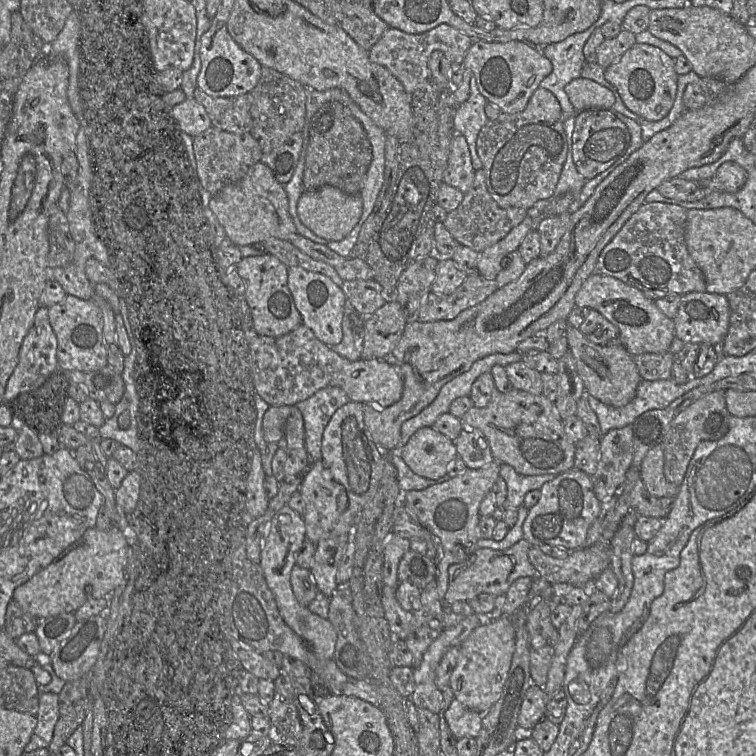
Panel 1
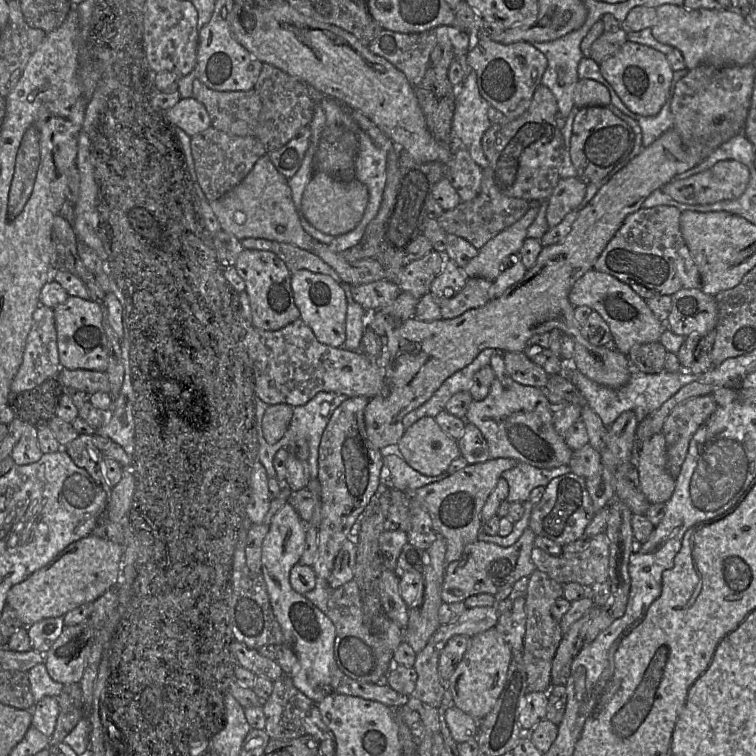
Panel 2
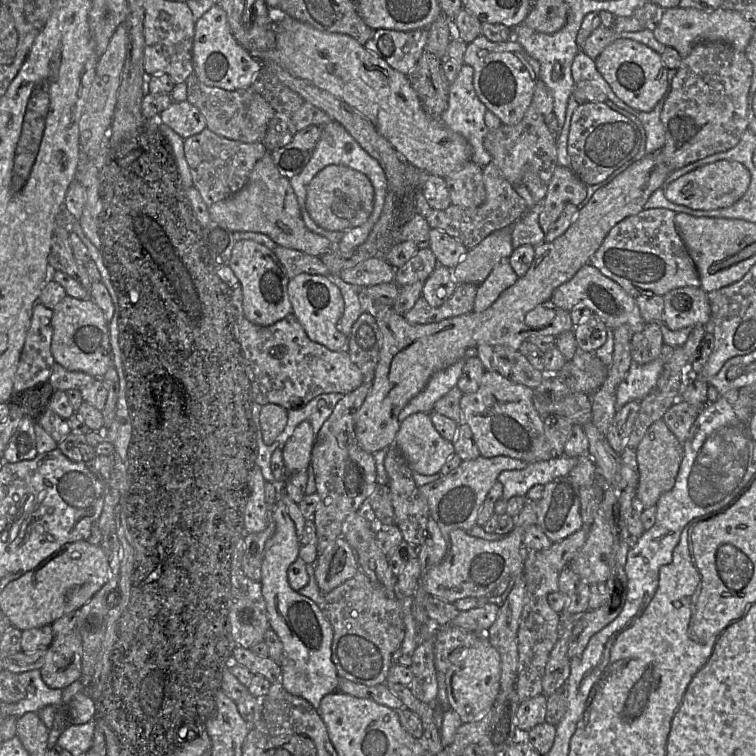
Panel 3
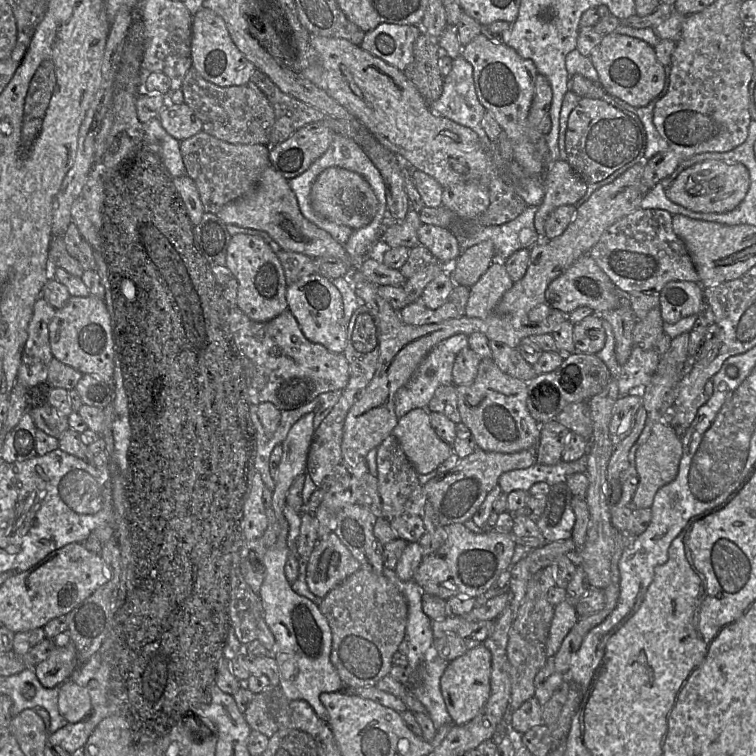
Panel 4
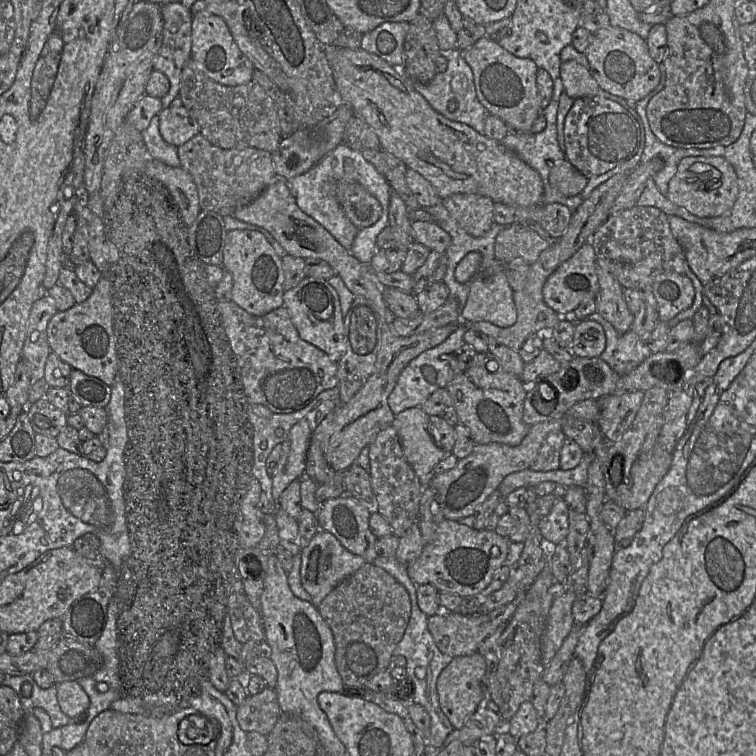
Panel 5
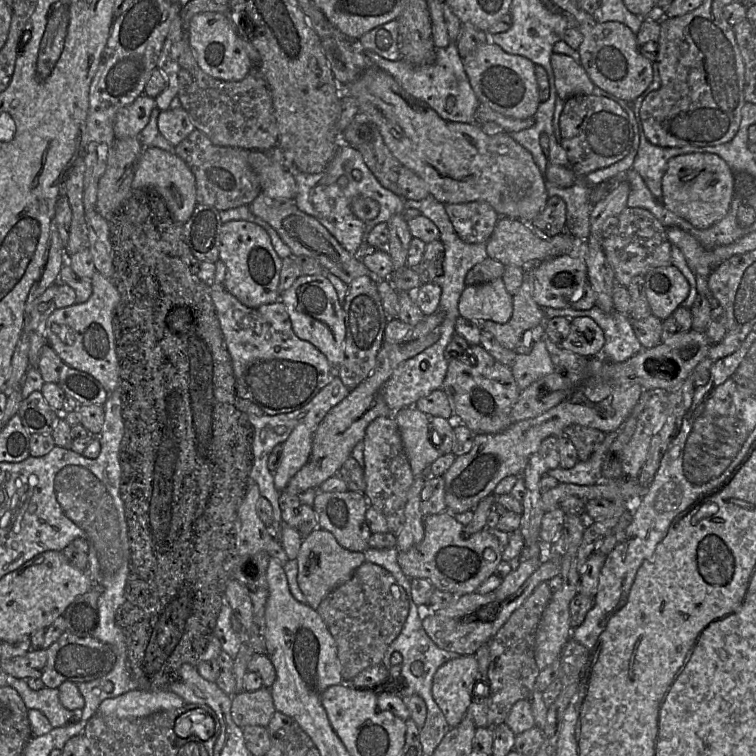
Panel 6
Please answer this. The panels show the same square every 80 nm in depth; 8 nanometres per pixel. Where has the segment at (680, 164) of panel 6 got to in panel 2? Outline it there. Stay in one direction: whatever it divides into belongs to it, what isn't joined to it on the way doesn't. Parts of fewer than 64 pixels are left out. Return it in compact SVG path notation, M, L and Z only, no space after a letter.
M722 160L703 172L667 183L662 192L680 203L712 204L739 198L749 181L750 171L745 164Z

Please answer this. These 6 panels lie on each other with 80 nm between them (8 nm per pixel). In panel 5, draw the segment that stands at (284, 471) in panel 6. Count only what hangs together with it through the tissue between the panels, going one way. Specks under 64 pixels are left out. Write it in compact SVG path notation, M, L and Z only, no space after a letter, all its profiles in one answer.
M303 418L290 430L282 443L282 454L276 473L273 476L272 496L278 503L288 485L305 475L307 452L312 431L308 421Z

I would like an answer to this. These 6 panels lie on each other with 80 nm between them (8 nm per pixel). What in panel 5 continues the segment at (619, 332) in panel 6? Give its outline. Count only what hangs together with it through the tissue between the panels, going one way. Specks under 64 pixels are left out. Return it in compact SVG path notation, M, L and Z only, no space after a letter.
M597 311L587 316L586 320L593 320L602 325L606 344L599 357L618 375L629 374L652 354L649 347L632 329L619 333Z

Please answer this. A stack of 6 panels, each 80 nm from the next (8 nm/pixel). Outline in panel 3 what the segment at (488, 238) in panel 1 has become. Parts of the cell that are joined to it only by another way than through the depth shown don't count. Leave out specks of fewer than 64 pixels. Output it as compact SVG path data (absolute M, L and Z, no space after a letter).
M493 161L483 167L482 176L486 189L486 199L481 205L463 207L451 204L443 210L433 209L425 217L431 228L444 231L456 238L468 250L474 248L494 231L513 224L526 213L527 208L525 200L516 193L513 186L503 177Z

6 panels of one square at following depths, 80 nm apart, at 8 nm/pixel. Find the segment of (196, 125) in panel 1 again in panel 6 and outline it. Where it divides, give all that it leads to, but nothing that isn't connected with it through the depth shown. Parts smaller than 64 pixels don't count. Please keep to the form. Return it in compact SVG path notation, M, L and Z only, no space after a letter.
M182 107L161 111L157 125L161 135L173 146L178 145L196 129L189 113Z

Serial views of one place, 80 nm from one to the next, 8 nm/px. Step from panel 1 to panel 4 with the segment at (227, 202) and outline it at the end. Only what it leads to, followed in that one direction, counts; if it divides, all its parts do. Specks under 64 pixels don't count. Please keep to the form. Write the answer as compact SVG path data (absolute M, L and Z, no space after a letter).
M271 165L262 172L257 186L250 193L226 204L216 215L225 224L266 232L282 250L301 253L311 258L335 257L346 264L352 264L352 259L341 243L301 214L288 180Z

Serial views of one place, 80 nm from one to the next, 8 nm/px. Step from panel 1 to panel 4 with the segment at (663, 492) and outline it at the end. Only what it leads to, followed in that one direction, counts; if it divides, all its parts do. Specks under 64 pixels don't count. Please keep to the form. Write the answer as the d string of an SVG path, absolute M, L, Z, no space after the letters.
M665 421L655 423L646 441L636 451L635 468L638 473L638 484L627 507L633 511L651 507L656 492L676 478L682 452L681 437L676 434L673 427Z

